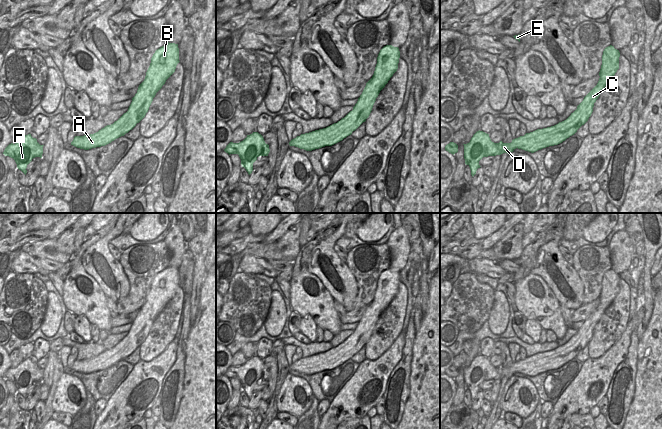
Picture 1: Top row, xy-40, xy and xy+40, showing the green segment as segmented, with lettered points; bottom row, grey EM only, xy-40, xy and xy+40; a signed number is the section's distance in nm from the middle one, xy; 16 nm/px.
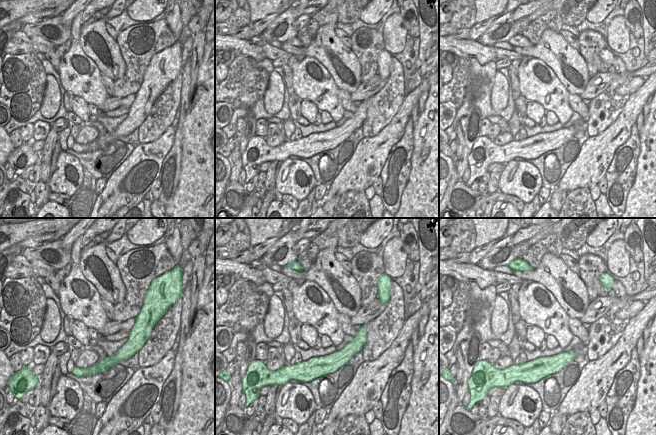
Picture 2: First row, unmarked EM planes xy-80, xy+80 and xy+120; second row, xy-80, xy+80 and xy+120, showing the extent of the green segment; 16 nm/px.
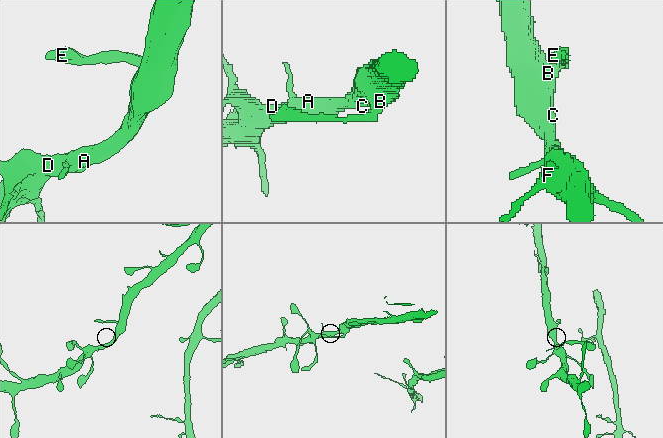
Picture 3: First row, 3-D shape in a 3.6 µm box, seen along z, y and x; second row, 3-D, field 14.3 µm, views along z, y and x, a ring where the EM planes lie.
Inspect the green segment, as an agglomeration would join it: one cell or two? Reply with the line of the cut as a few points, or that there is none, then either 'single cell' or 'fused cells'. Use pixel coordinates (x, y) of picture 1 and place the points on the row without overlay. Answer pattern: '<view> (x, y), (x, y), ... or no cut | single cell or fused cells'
no cut | single cell

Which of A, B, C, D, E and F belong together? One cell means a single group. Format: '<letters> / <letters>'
A B C D E F

